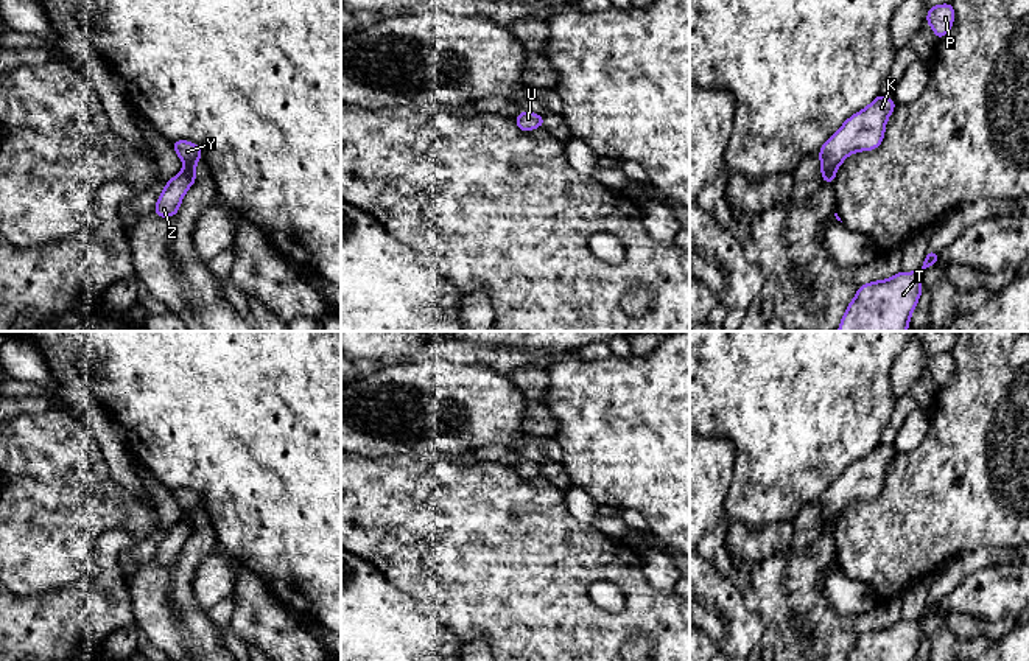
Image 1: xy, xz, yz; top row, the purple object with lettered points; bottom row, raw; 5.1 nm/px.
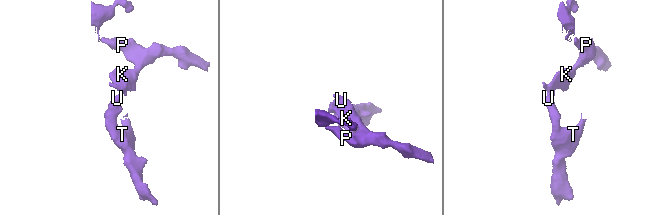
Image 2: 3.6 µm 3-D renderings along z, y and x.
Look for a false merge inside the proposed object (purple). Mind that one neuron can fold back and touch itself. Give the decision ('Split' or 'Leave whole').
Split

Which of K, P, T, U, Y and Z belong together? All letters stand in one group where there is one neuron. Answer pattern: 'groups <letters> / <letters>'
groups K P Y / T U Z

